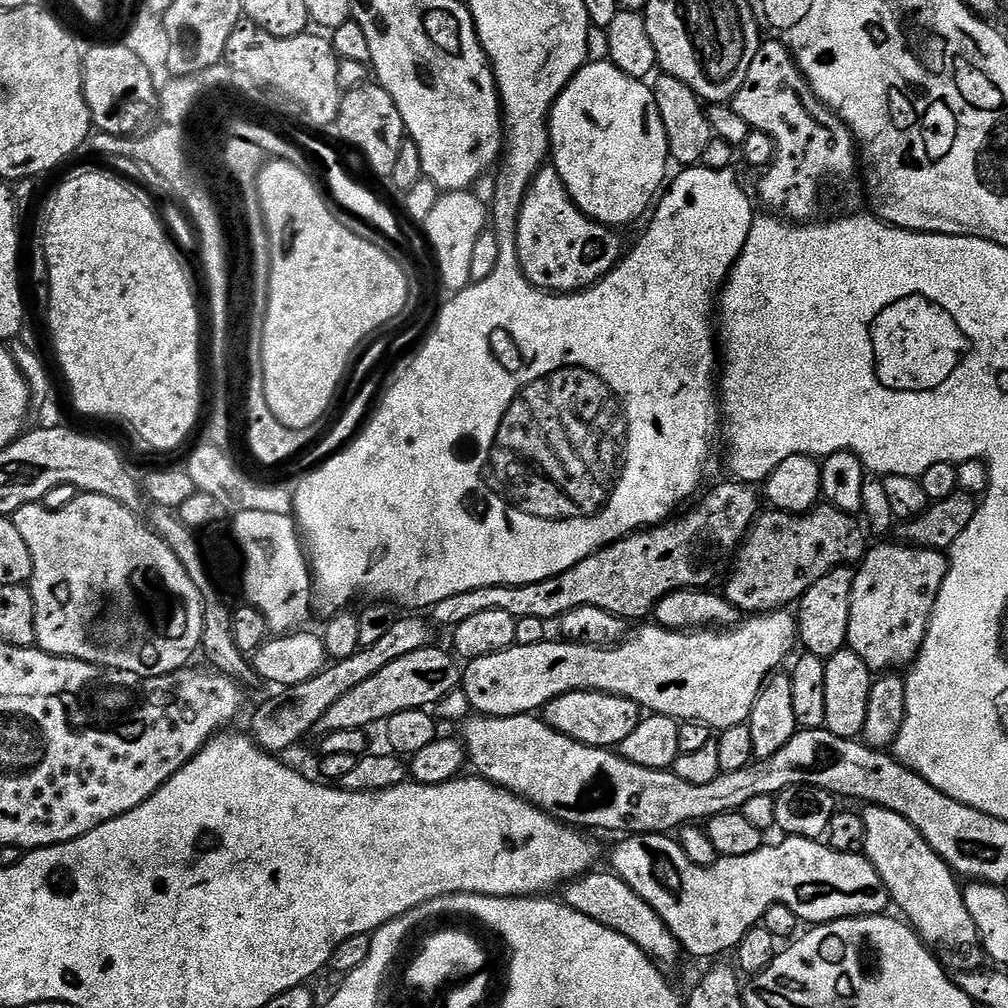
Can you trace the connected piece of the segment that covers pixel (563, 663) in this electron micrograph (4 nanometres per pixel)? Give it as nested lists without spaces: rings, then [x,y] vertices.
[[[777,610],[763,614],[752,614],[744,618],[744,621],[742,620],[735,626],[724,626],[719,630],[677,630],[675,628],[662,628],[655,622],[649,622],[649,624],[641,623],[639,625],[641,628],[633,636],[631,633],[631,635],[619,641],[615,646],[573,644],[565,642],[560,638],[555,638],[556,640],[548,638],[545,639],[543,644],[535,644],[534,646],[522,646],[515,643],[512,647],[502,650],[498,654],[486,654],[482,658],[474,658],[467,661],[466,667],[462,672],[462,689],[469,700],[471,711],[482,716],[527,716],[539,713],[550,701],[567,692],[609,692],[615,696],[630,698],[640,705],[641,709],[647,710],[649,713],[658,716],[672,716],[677,722],[682,720],[701,720],[710,725],[713,730],[723,730],[730,726],[747,724],[758,694],[764,689],[764,685],[768,683],[773,673],[779,669],[776,667],[783,662],[784,656],[790,655],[789,657],[791,657],[793,655],[792,647],[795,649],[798,644],[796,618],[791,611]]]

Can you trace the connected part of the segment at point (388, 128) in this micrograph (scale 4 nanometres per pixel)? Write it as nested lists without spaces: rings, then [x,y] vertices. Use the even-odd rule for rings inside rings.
[[[379,83],[360,84],[354,90],[343,93],[340,97],[340,109],[336,115],[334,131],[352,148],[357,148],[364,155],[364,160],[384,178],[391,177],[398,154],[406,139],[402,114],[394,106],[394,98]]]

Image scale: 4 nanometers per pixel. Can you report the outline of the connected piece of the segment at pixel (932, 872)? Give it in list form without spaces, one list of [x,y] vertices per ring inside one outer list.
[[[874,804],[865,807],[862,815],[866,826],[863,855],[868,857],[874,870],[878,870],[891,903],[900,907],[899,915],[916,929],[916,935],[929,948],[956,952],[952,956],[954,963],[965,964],[963,967],[968,970],[979,969],[982,952],[977,947],[974,918],[970,918],[970,910],[966,910],[962,884],[956,873],[902,814]]]

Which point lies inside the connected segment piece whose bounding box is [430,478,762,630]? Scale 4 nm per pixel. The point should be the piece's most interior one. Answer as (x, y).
(627, 579)

